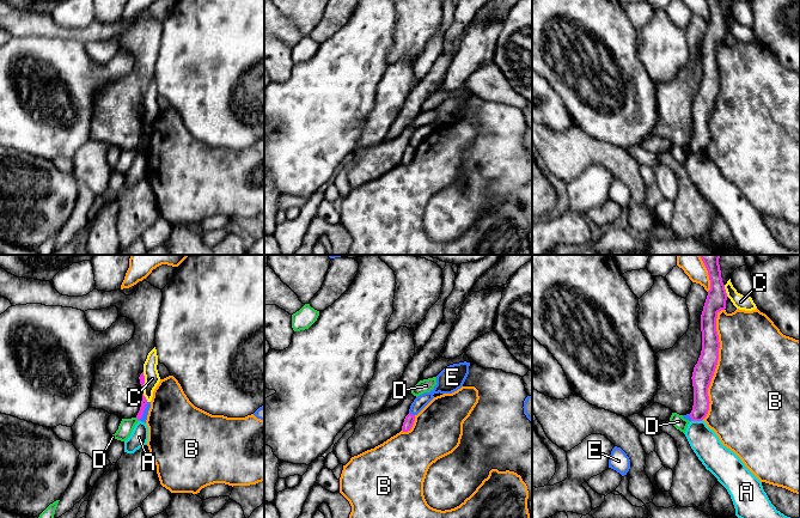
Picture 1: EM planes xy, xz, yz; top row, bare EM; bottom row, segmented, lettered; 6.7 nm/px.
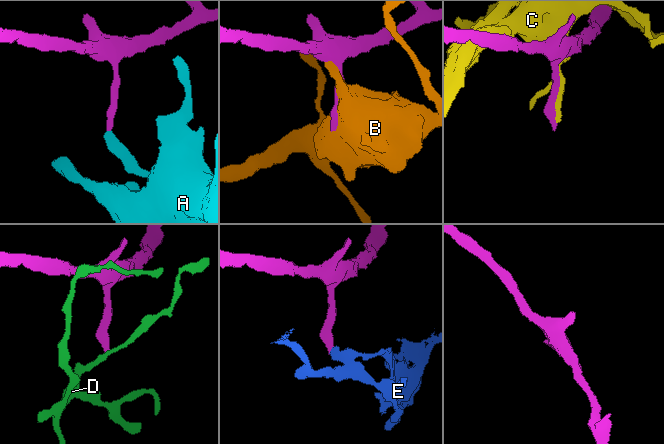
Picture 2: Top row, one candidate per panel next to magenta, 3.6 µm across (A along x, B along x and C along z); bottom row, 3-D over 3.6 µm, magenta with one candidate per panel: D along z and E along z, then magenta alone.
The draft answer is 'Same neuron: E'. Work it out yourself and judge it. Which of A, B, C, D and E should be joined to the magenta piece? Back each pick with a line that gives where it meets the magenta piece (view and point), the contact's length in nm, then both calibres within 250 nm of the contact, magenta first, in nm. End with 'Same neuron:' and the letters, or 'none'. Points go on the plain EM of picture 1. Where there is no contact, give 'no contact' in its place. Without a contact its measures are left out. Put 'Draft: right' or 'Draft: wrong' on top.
Draft: wrong
Same neuron: none

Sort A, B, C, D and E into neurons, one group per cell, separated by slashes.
A / B / C / D / E

